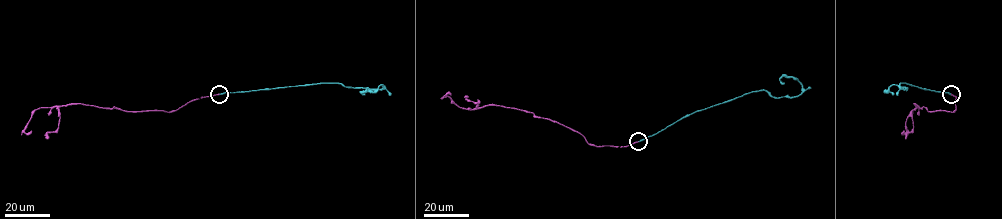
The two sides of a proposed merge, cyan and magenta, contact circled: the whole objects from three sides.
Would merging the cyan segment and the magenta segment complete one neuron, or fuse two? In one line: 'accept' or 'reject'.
reject

